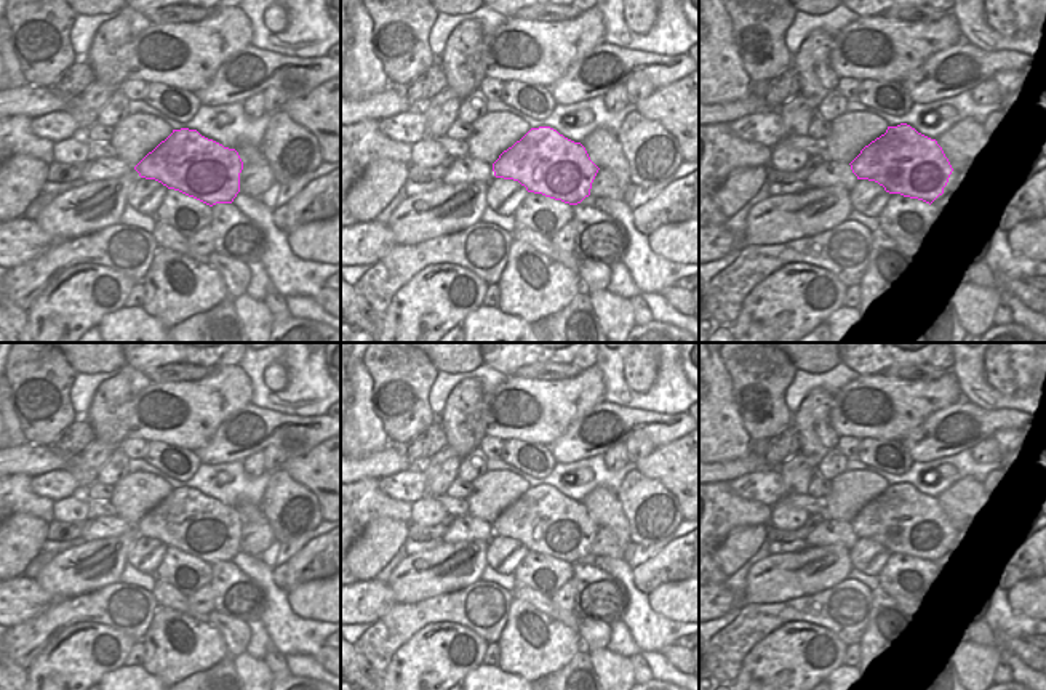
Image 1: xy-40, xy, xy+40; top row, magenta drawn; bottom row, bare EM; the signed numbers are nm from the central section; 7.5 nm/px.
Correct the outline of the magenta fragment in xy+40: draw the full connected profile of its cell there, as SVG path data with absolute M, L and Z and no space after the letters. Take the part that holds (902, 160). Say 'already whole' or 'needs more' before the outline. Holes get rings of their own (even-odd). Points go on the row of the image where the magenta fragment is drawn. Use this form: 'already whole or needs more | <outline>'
already whole | M907 123L888 126L849 163L857 179L875 181L889 194L932 203L953 171L936 139Z

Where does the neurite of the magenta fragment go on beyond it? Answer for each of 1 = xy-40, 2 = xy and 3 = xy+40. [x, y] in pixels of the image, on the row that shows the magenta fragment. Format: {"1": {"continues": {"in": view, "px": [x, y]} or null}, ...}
{"1": {"continues": null}, "2": {"continues": null}, "3": {"continues": null}}

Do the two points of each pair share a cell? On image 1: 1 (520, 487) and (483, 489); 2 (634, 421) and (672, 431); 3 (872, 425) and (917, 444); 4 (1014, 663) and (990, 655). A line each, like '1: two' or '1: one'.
1: one
2: one
3: two
4: two

